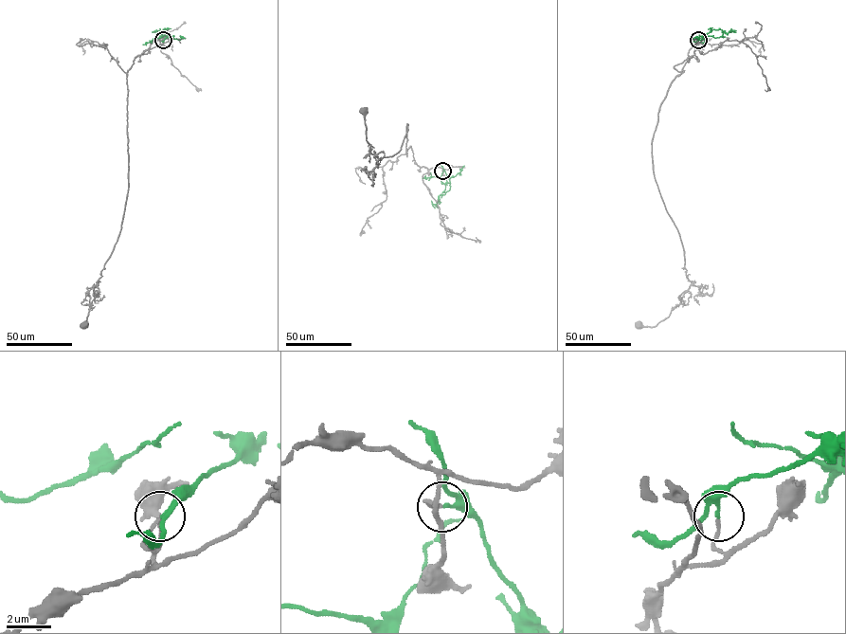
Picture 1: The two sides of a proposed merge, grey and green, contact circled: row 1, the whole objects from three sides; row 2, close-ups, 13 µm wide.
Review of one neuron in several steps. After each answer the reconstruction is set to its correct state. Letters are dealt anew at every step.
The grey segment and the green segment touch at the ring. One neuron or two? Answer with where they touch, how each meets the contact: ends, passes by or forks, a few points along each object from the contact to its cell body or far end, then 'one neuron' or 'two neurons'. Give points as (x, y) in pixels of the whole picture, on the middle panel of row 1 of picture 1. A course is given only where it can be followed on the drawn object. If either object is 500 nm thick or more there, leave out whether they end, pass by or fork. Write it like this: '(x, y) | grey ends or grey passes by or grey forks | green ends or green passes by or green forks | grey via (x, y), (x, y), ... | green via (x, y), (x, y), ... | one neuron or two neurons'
(442, 171) | grey ends | green ends | grey via (442, 171), (418, 166), (410, 146), (406, 155), (407, 124), (401, 149), (376, 164), (367, 140), (363, 110) | green via (442, 171), (450, 187), (445, 194), (440, 195), (445, 185), (439, 177), (422, 178) | two neurons

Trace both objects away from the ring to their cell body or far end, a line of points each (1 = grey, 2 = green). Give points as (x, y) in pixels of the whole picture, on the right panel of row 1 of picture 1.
1: (698, 40), (674, 67), (683, 71), (660, 106), (652, 142), (654, 176), (692, 283), (668, 316), (638, 325)
2: (698, 40), (704, 36), (719, 37), (722, 30), (712, 29), (707, 34), (706, 45)

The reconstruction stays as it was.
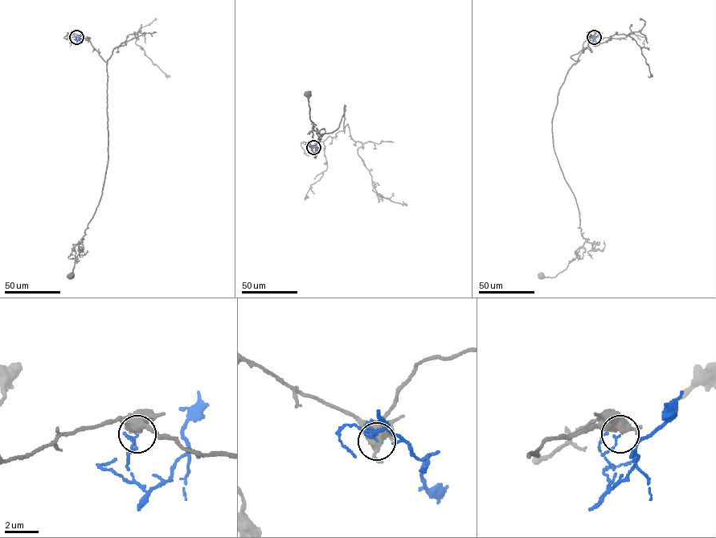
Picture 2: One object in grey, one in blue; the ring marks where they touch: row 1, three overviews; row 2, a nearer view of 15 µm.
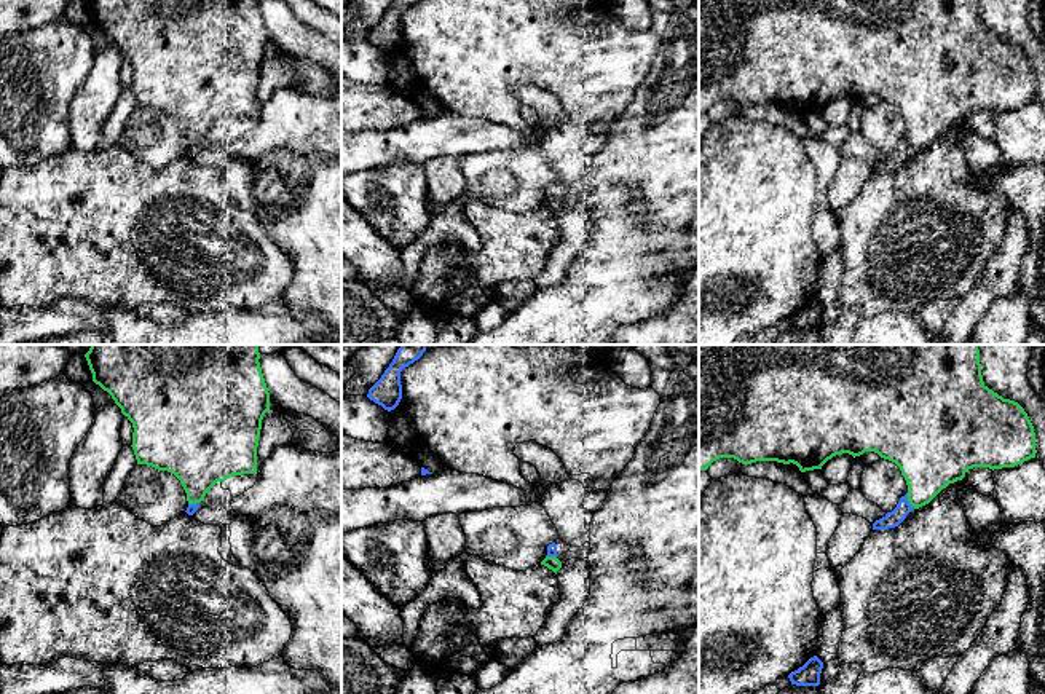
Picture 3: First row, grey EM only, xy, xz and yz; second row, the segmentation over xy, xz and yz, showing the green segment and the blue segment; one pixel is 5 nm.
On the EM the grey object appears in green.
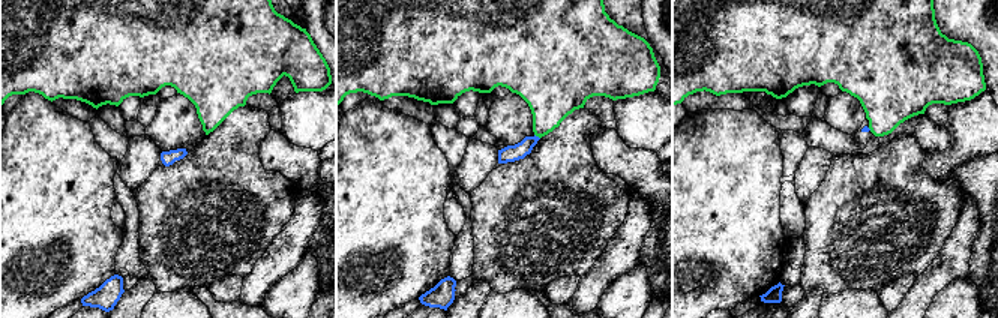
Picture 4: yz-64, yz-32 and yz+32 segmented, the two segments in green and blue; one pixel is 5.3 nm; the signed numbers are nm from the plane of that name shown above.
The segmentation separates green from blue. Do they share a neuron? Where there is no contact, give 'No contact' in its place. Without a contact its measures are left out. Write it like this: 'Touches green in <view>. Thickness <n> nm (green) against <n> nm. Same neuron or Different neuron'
Touches green in yz. Thickness 340 nm (green) against 80 nm. Different neuron

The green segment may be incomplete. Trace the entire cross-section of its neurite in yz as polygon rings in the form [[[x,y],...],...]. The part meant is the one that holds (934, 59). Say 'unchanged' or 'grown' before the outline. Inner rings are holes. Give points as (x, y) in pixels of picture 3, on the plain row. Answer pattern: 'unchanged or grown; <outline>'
unchanged; [[[699,0],[699,115],[720,101],[734,101],[742,107],[777,104],[796,107],[801,115],[822,112],[836,97],[854,101],[874,94],[895,105],[908,128],[908,144],[914,152],[929,147],[944,129],[962,123],[973,110],[1015,110],[1035,101],[1035,75],[1024,51],[989,32],[981,18],[980,0]]]

